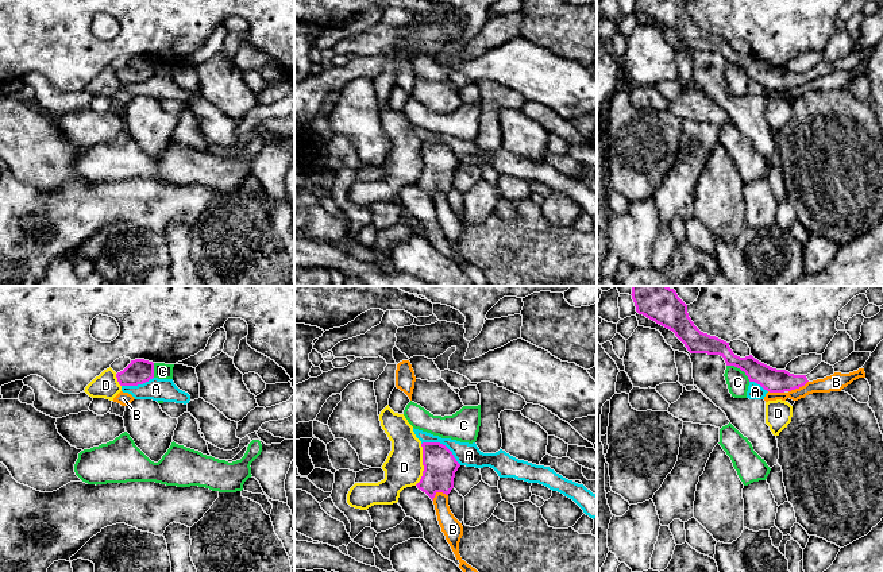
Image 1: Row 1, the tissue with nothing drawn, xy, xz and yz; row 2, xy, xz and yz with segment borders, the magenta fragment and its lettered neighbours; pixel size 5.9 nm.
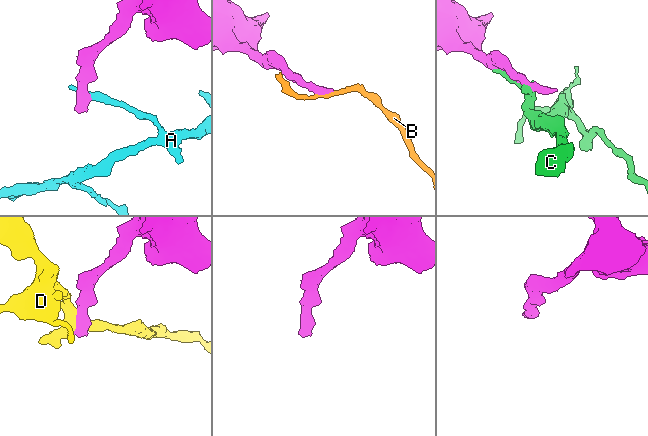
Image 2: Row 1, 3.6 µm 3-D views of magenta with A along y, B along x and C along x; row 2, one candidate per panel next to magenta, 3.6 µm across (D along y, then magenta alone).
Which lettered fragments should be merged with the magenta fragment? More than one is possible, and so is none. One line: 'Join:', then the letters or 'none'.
Join: none

